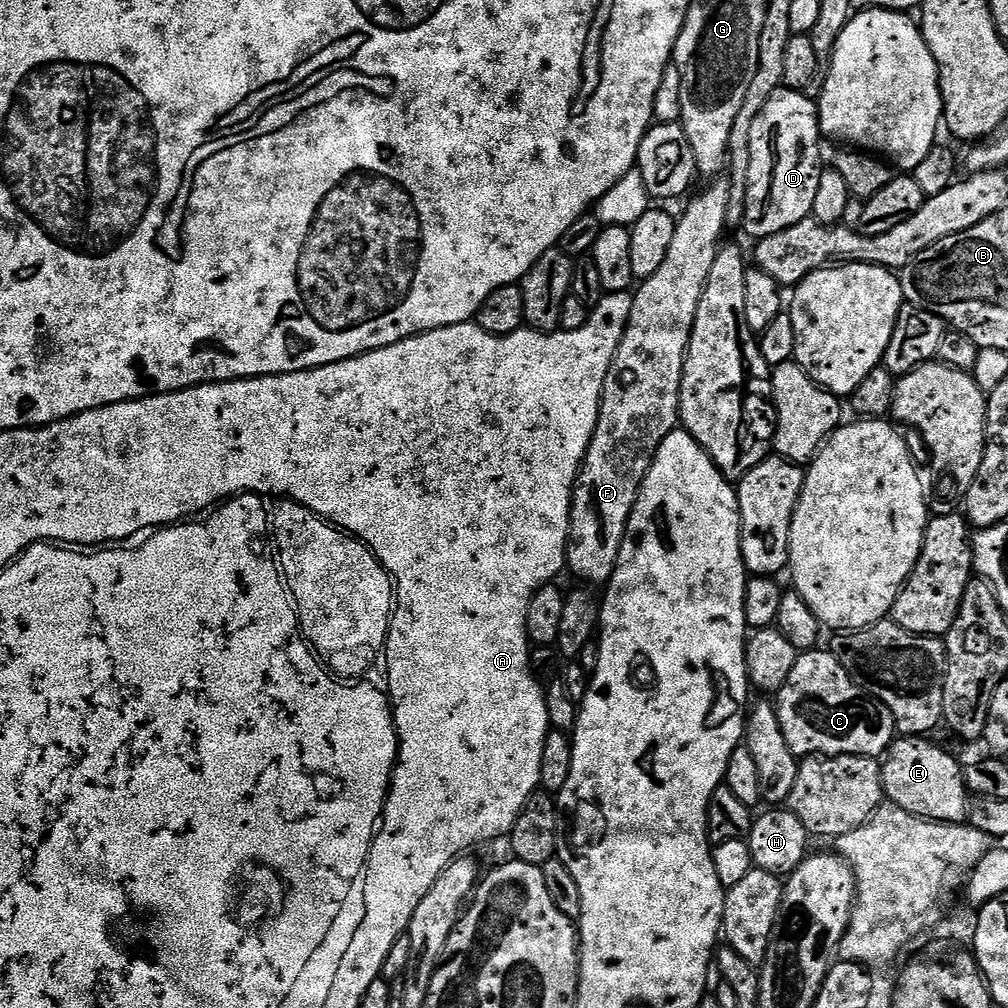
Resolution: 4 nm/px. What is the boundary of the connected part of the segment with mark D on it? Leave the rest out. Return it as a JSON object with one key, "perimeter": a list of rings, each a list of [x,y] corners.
{"perimeter":[[[782,86],[772,95],[770,102],[766,102],[766,106],[762,106],[762,114],[758,114],[758,118],[754,118],[754,126],[750,126],[750,170],[748,171],[746,206],[744,207],[744,222],[742,225],[742,231],[746,235],[752,236],[751,238],[773,236],[778,234],[778,230],[786,230],[790,226],[794,226],[798,222],[811,217],[812,207],[814,206],[814,194],[818,194],[818,178],[822,171],[822,165],[820,165],[820,140],[822,141],[822,133],[817,101],[811,100],[809,96],[805,96],[803,91]]]}

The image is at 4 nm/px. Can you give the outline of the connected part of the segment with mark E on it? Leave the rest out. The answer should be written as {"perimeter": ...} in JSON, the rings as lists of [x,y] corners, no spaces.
{"perimeter":[[[910,736],[897,739],[888,749],[880,769],[885,797],[923,820],[963,824],[968,819],[970,803],[970,793],[964,785],[964,768],[946,749],[930,741],[928,738]]]}

